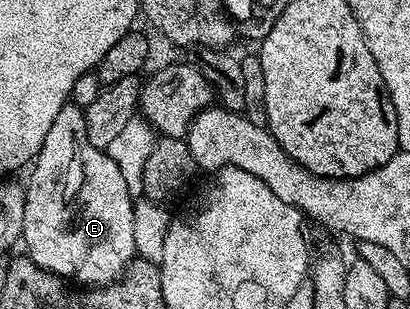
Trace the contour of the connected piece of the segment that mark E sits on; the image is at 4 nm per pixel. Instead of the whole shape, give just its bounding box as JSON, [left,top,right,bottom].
[22,101,138,287]

